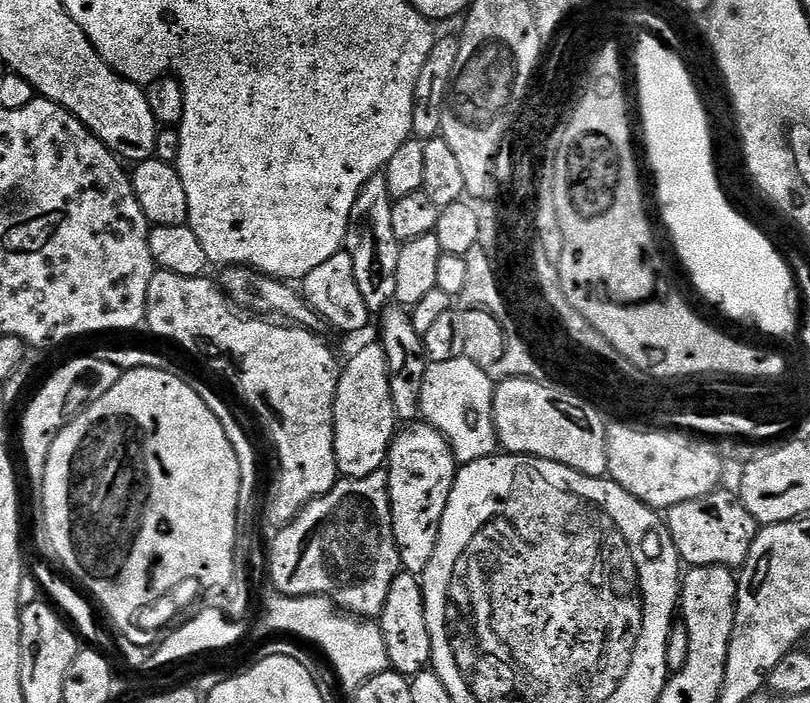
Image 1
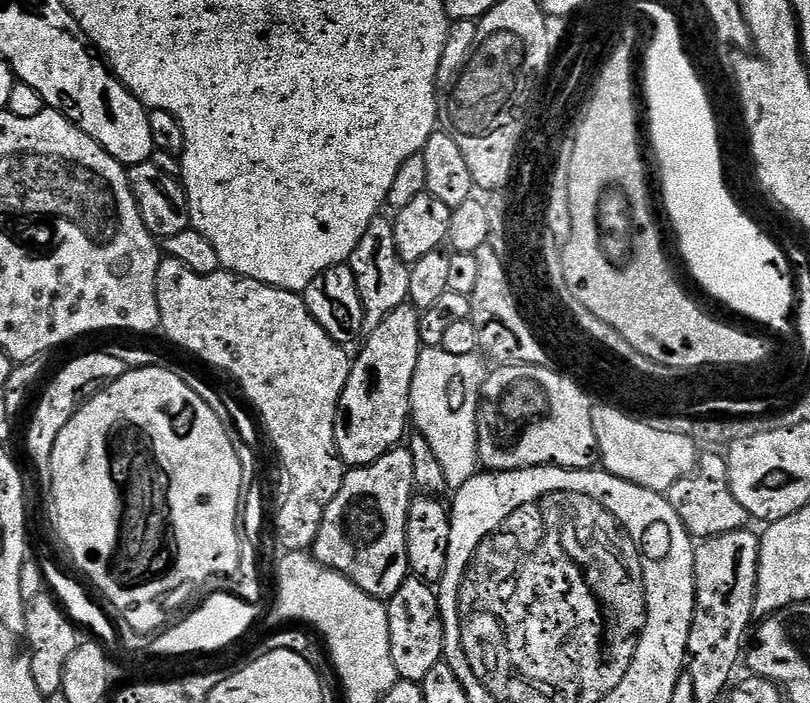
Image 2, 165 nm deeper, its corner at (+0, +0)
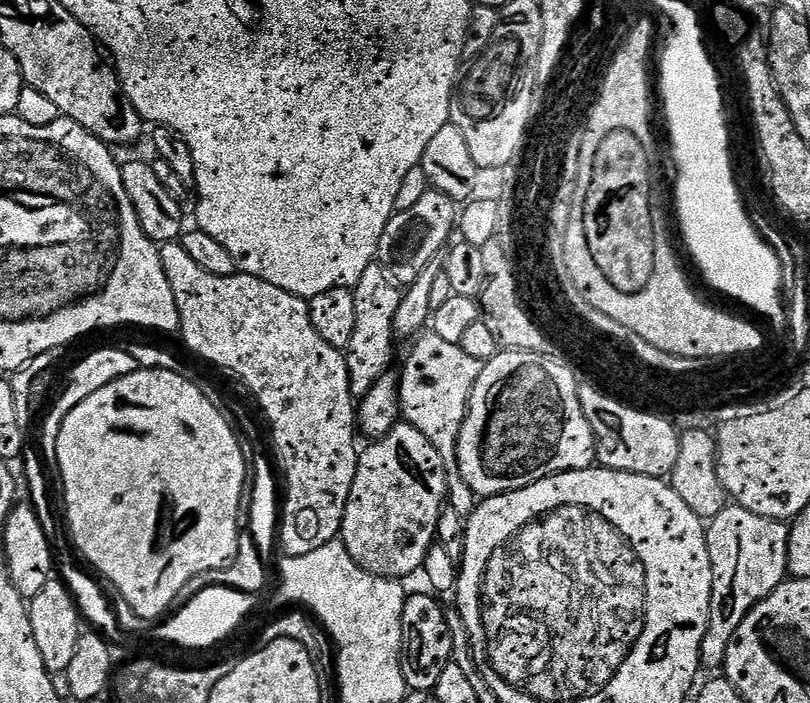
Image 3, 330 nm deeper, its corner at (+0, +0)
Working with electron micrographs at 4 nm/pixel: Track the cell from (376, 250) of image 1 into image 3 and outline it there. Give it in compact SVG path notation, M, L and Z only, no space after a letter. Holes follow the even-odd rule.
M372 263L362 274L362 278L354 289L354 338L350 338L350 346L346 349L348 373L350 374L350 390L353 397L363 398L374 390L374 382L378 378L389 375L392 364L392 347L398 343L394 330L394 314L398 314L401 289L393 284L387 272L379 263Z

